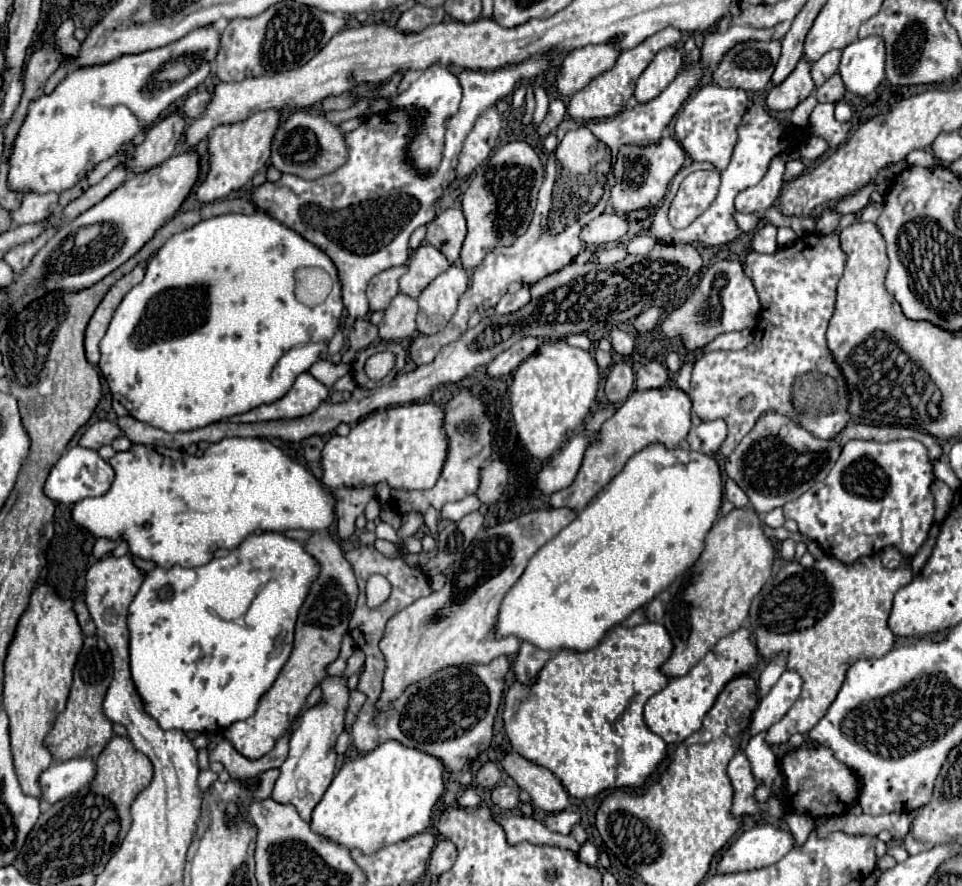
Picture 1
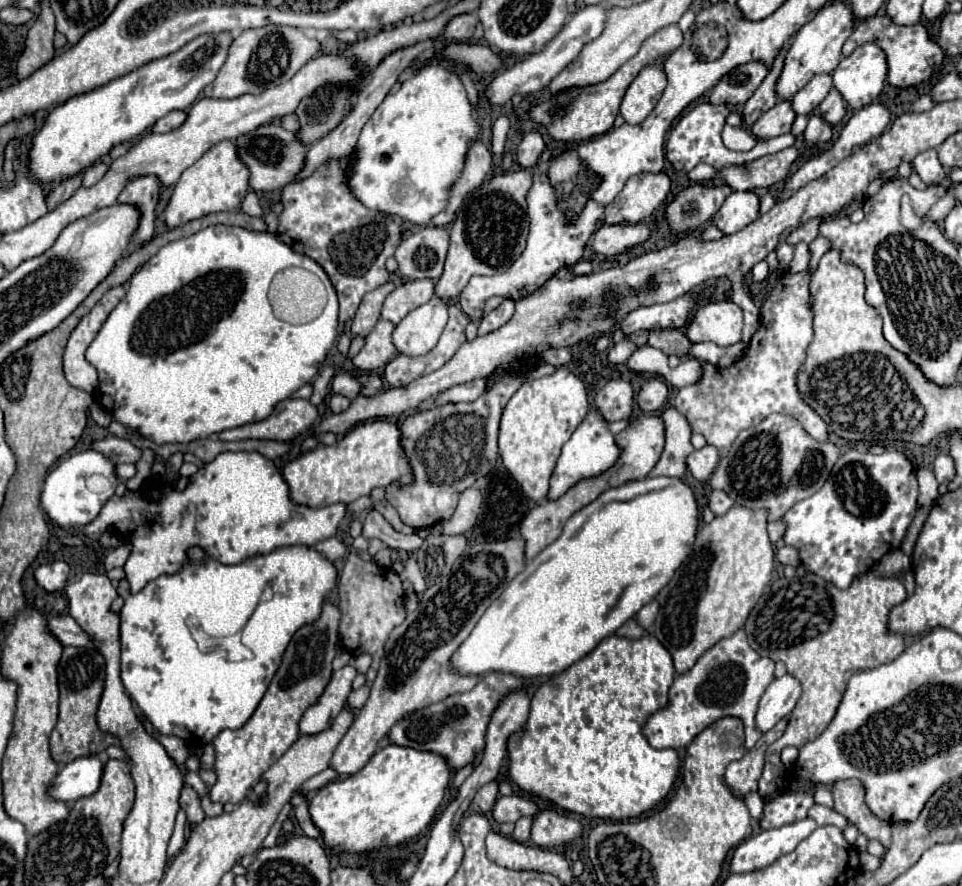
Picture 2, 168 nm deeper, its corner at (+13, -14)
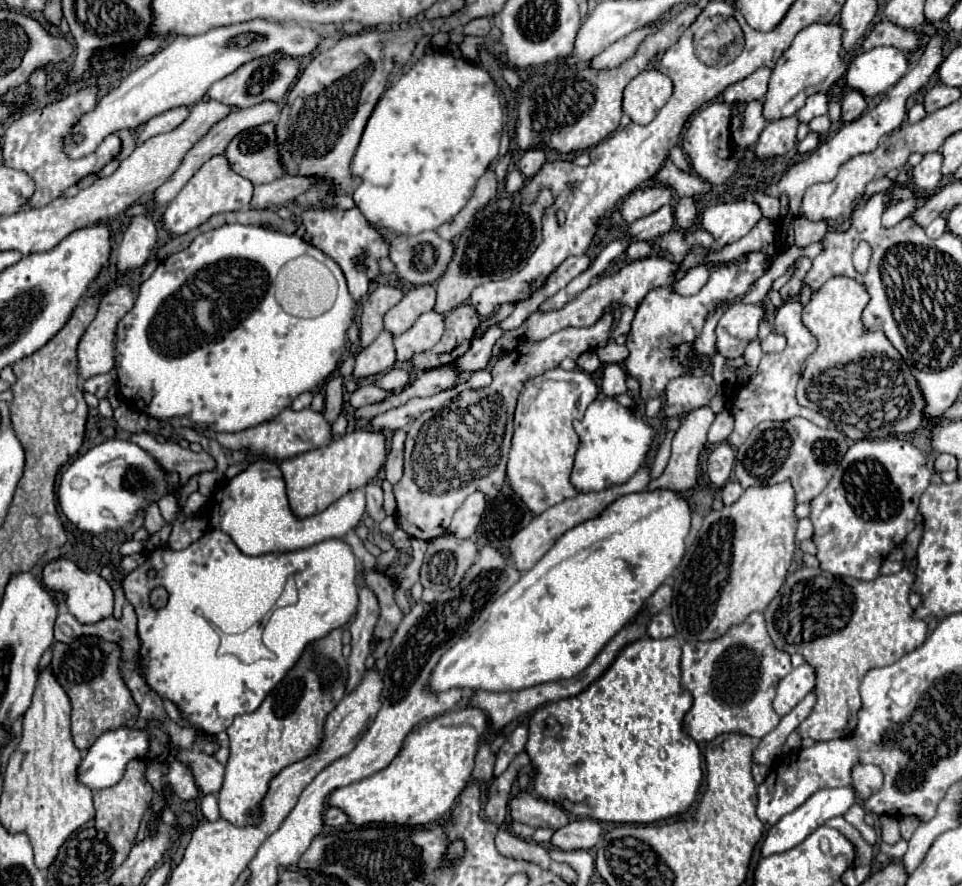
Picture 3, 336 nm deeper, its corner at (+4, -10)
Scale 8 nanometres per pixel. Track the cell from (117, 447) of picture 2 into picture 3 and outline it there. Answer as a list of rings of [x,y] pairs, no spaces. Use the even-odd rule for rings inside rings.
[[[135,433],[131,435],[131,441],[143,447],[143,451],[147,451],[161,465],[163,471],[177,471],[181,483],[187,483],[187,479],[195,473],[203,473],[215,467],[215,461],[205,451],[193,453],[191,449],[181,449],[175,441],[159,443],[147,433]]]

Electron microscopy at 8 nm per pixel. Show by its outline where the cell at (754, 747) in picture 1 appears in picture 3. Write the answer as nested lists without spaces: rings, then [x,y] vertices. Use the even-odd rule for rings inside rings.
[[[751,613],[741,625],[731,627],[727,635],[715,641],[697,641],[683,645],[681,687],[693,695],[693,705],[685,715],[683,731],[695,741],[711,741],[721,733],[741,731],[761,739],[779,723],[771,703],[781,677],[791,673],[791,661],[769,639],[763,613]]]

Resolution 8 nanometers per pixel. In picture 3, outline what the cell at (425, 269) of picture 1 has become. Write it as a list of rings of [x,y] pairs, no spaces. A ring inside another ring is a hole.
[[[433,285],[411,287],[405,297],[385,313],[385,329],[393,335],[407,331],[421,313],[431,311],[435,305],[435,289]]]

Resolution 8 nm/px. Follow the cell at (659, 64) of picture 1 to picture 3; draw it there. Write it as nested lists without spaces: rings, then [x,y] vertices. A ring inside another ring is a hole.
[[[645,69],[639,73],[623,93],[623,111],[639,125],[651,123],[651,119],[663,109],[671,97],[673,83],[659,69]]]

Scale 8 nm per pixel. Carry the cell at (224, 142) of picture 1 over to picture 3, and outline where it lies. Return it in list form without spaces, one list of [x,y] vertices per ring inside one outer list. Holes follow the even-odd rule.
[[[223,153],[213,155],[207,163],[199,167],[199,171],[187,181],[187,185],[179,191],[179,195],[167,205],[163,213],[163,225],[169,233],[183,235],[205,223],[215,213],[247,209],[251,197],[253,197],[253,183],[249,179],[243,179],[239,173],[231,171],[231,163]]]

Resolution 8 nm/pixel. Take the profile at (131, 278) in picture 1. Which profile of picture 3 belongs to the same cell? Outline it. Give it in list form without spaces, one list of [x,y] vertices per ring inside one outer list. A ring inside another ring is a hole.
[[[121,285],[111,289],[109,293],[103,295],[101,303],[99,303],[99,311],[95,315],[95,319],[91,321],[91,325],[87,327],[87,331],[83,333],[79,347],[77,347],[77,357],[79,357],[79,375],[83,379],[95,377],[95,375],[103,375],[109,373],[115,365],[113,361],[113,341],[115,341],[115,327],[119,323],[119,319],[133,307],[135,303],[135,293],[131,291],[131,287]]]

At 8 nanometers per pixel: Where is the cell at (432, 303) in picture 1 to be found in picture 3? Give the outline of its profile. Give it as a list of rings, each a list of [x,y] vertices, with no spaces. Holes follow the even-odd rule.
[[[437,311],[423,313],[411,329],[395,337],[395,351],[399,361],[409,361],[413,355],[431,349],[443,337],[443,315]]]

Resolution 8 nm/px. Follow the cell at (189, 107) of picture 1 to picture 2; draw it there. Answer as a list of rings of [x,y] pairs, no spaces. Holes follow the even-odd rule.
[[[170,111],[168,115],[164,115],[162,119],[158,119],[152,127],[154,133],[168,133],[168,131],[174,131],[178,129],[182,123],[186,121],[186,113],[184,111]]]

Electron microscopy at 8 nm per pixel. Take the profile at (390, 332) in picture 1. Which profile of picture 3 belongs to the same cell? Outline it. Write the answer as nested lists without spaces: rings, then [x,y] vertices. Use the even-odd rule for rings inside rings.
[[[381,331],[379,337],[357,355],[353,377],[361,379],[361,377],[379,375],[391,369],[395,361],[397,361],[397,355],[393,345],[393,335],[389,331]]]

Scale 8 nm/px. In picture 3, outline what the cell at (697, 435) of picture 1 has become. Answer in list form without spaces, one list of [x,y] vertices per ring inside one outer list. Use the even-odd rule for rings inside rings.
[[[721,443],[711,449],[709,459],[707,459],[707,473],[709,479],[715,485],[723,485],[729,481],[729,475],[733,471],[733,461],[735,461],[735,451],[731,449],[729,443]]]

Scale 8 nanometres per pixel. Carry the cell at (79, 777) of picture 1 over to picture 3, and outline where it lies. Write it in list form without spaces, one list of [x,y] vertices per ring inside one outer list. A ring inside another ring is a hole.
[[[113,729],[103,733],[85,753],[79,769],[77,769],[77,779],[89,789],[105,789],[115,785],[125,771],[127,761],[131,759],[141,759],[149,747],[149,733],[147,731],[133,731],[133,729]]]

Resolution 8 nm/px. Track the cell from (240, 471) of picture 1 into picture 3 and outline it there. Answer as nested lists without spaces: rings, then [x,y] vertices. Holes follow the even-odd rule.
[[[255,459],[247,469],[237,473],[227,481],[223,489],[219,489],[209,505],[209,517],[215,517],[213,527],[227,533],[233,543],[245,555],[263,555],[275,551],[297,551],[311,547],[325,539],[341,539],[347,531],[355,529],[365,511],[365,491],[349,491],[339,501],[329,505],[325,511],[315,513],[311,517],[299,519],[293,515],[287,503],[283,473],[279,465],[271,459]]]

